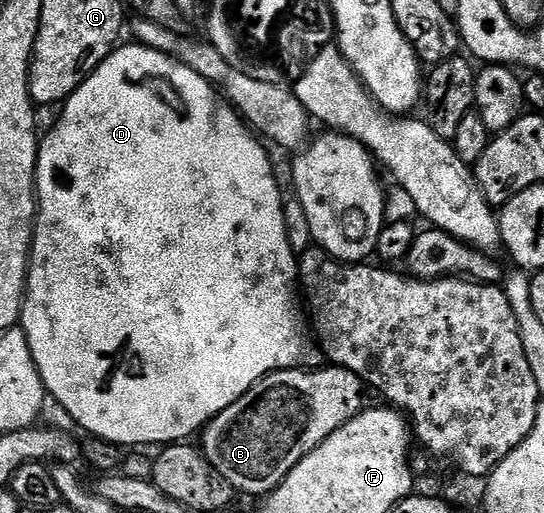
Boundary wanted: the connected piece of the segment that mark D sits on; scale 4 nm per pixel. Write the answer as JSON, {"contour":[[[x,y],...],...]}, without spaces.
{"contour":[[[133,45],[111,51],[110,55],[83,83],[70,94],[70,98],[61,104],[62,116],[54,123],[54,128],[47,135],[41,136],[38,145],[38,173],[36,176],[36,198],[38,201],[38,214],[34,221],[34,241],[30,244],[28,256],[28,270],[26,272],[26,297],[22,301],[22,318],[20,326],[28,337],[28,345],[32,349],[32,357],[36,361],[36,369],[42,378],[49,398],[54,399],[83,427],[87,436],[104,439],[112,444],[117,444],[122,449],[142,449],[145,443],[158,443],[169,445],[179,441],[189,440],[189,435],[197,436],[202,428],[214,419],[228,405],[232,405],[252,385],[256,385],[271,371],[293,371],[295,369],[318,369],[323,366],[324,356],[318,348],[312,334],[312,328],[304,314],[303,304],[300,302],[300,287],[298,282],[298,255],[289,247],[288,234],[285,229],[284,196],[278,188],[278,179],[274,176],[274,167],[266,156],[263,144],[256,138],[255,132],[240,118],[237,111],[230,106],[225,98],[220,97],[214,84],[208,82],[200,73],[192,73],[188,65],[168,57],[151,47]]]}

